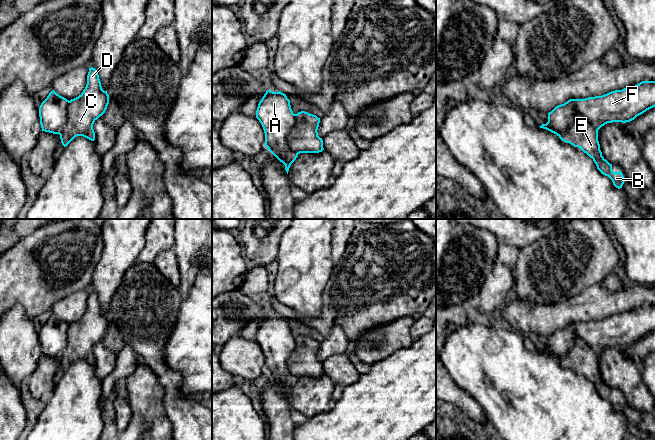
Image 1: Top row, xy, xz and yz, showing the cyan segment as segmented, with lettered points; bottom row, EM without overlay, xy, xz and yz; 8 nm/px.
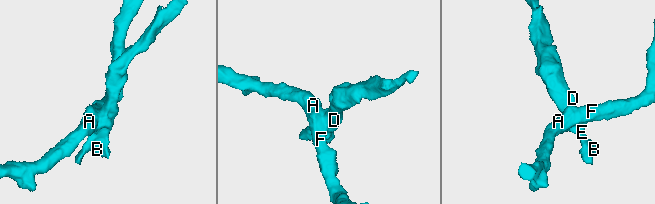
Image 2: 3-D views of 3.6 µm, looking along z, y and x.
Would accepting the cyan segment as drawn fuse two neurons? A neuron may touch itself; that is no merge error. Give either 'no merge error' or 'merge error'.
merge error

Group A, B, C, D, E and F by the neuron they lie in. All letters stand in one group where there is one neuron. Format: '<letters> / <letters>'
A F / B C D E

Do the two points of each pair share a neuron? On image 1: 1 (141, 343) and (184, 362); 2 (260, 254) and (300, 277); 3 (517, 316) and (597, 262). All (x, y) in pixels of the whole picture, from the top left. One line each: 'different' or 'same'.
1: different
2: different
3: different

